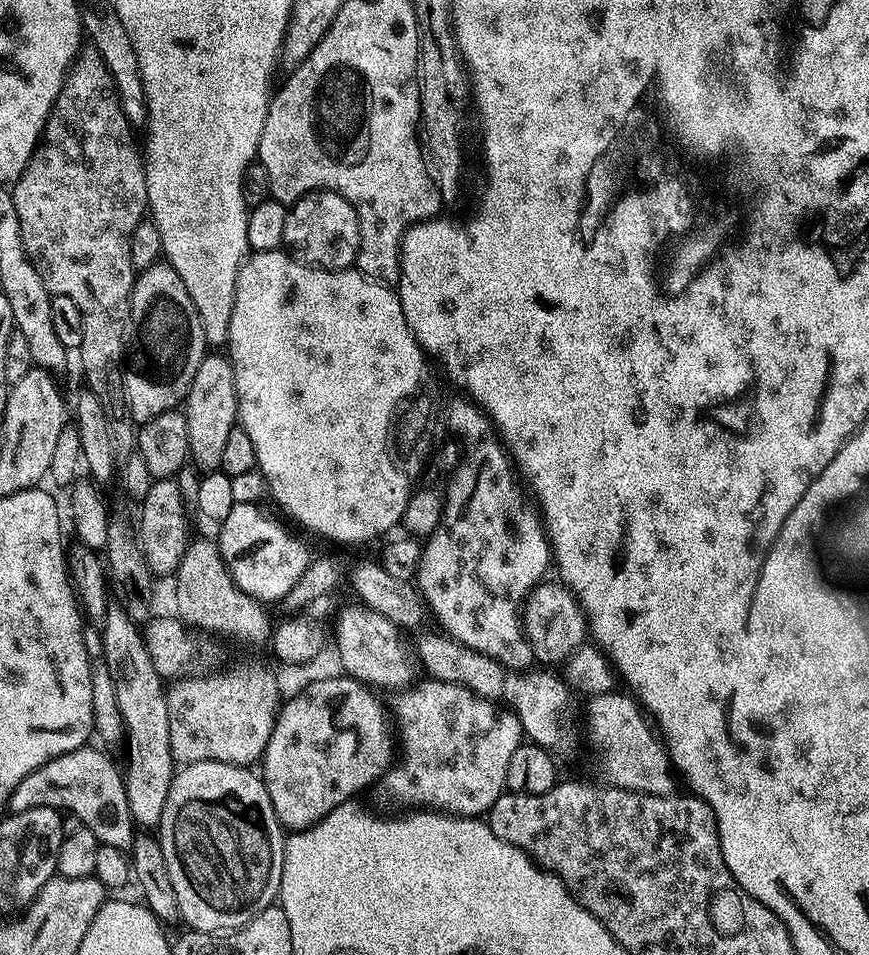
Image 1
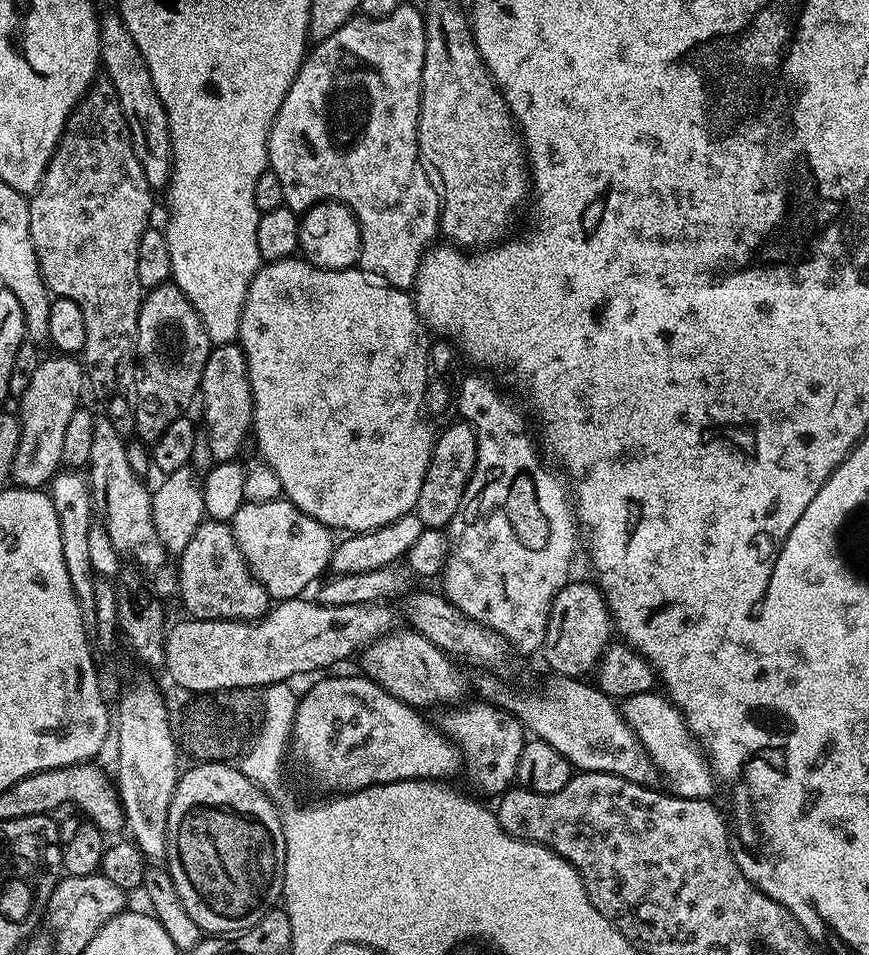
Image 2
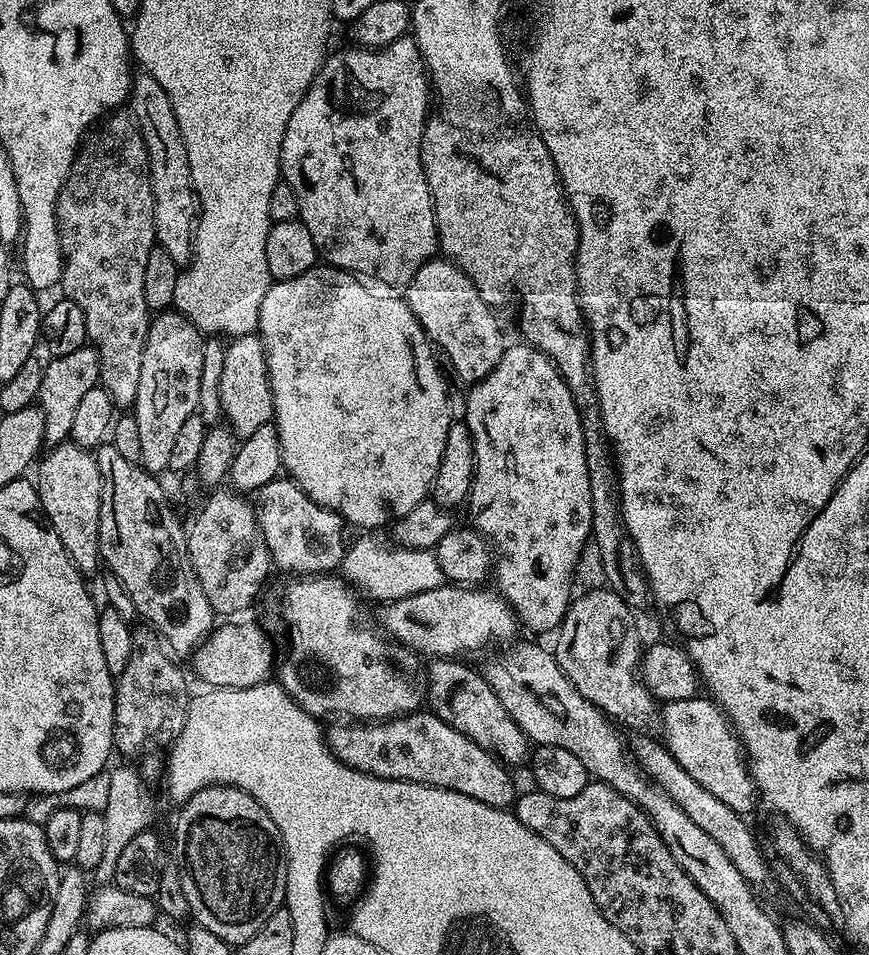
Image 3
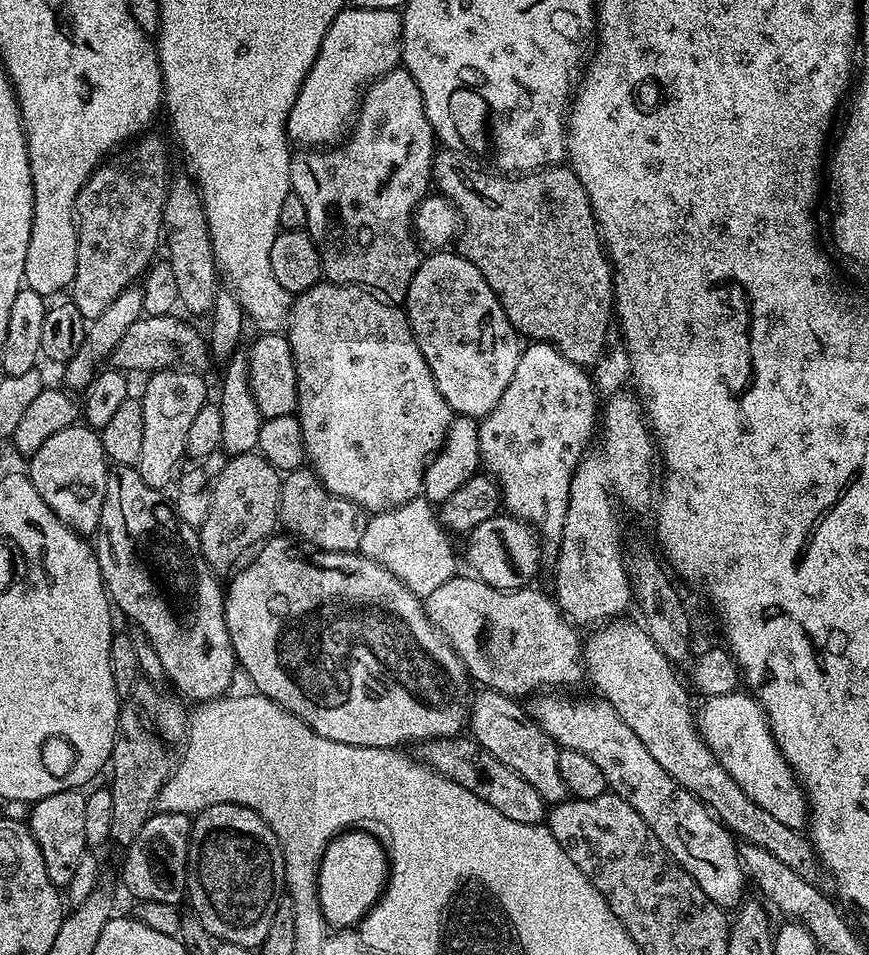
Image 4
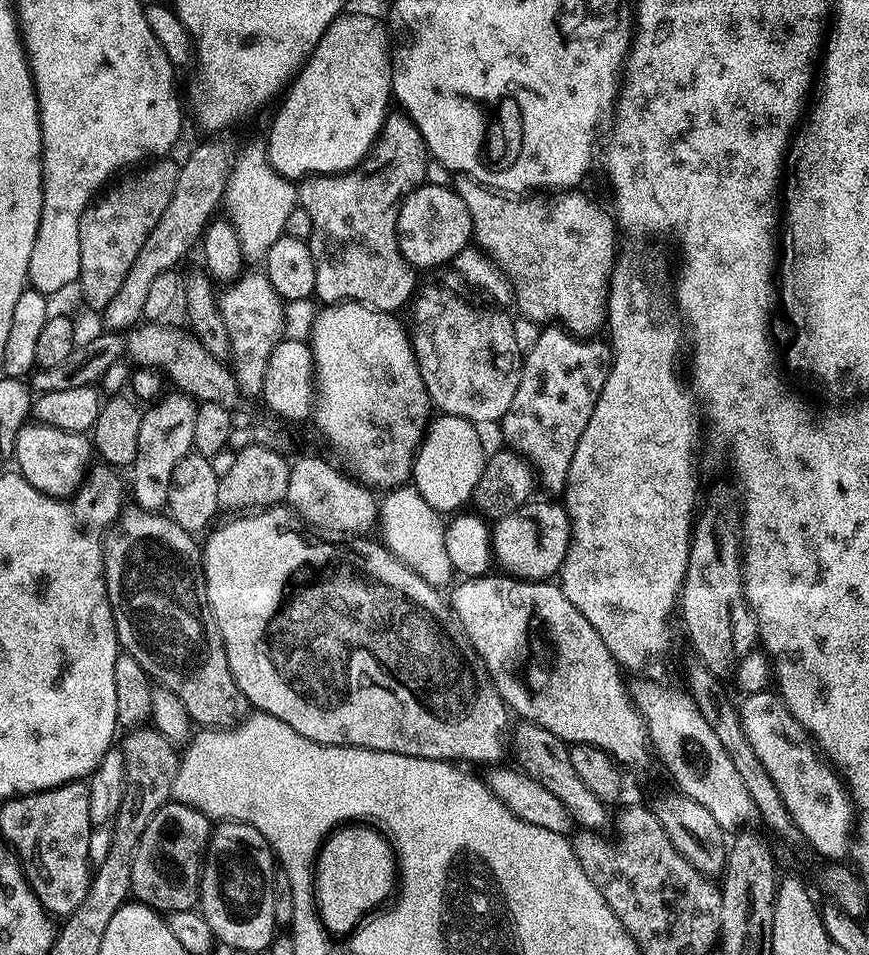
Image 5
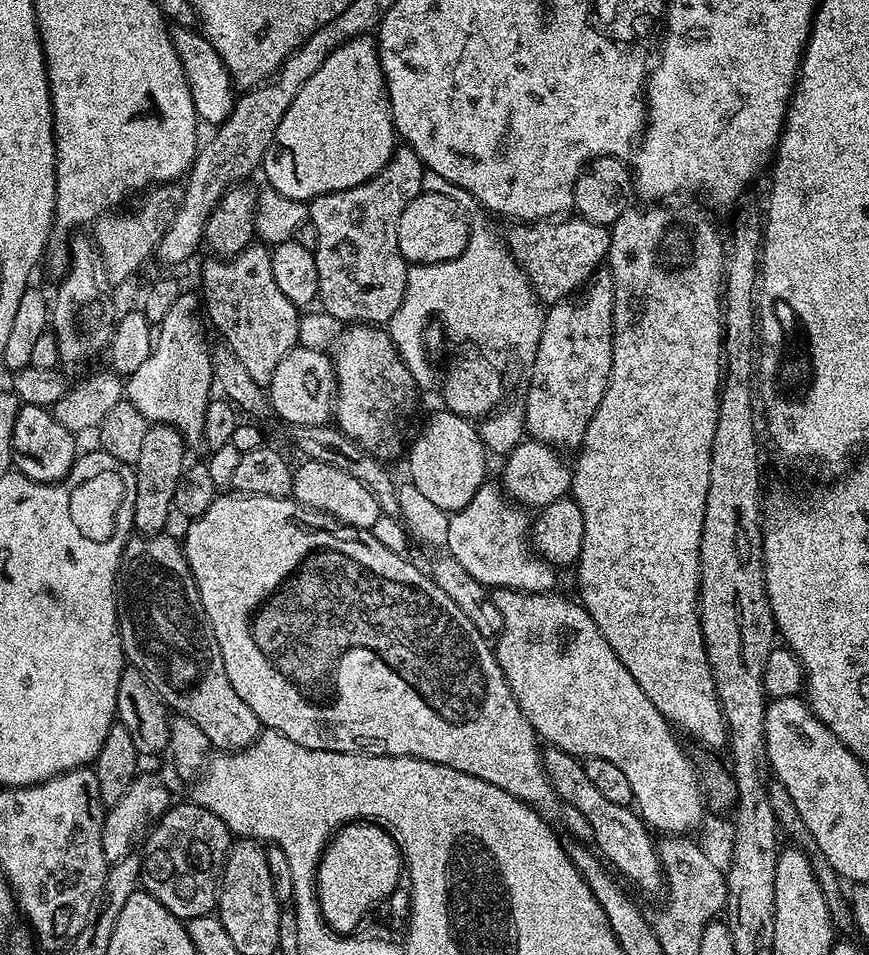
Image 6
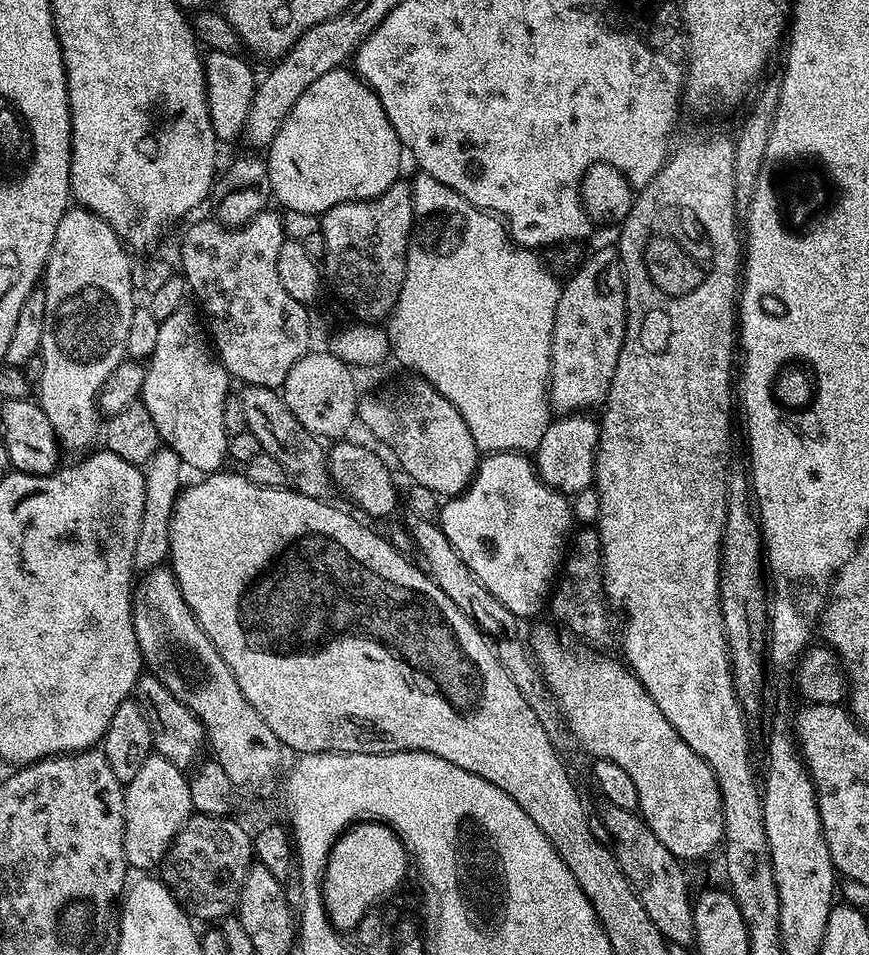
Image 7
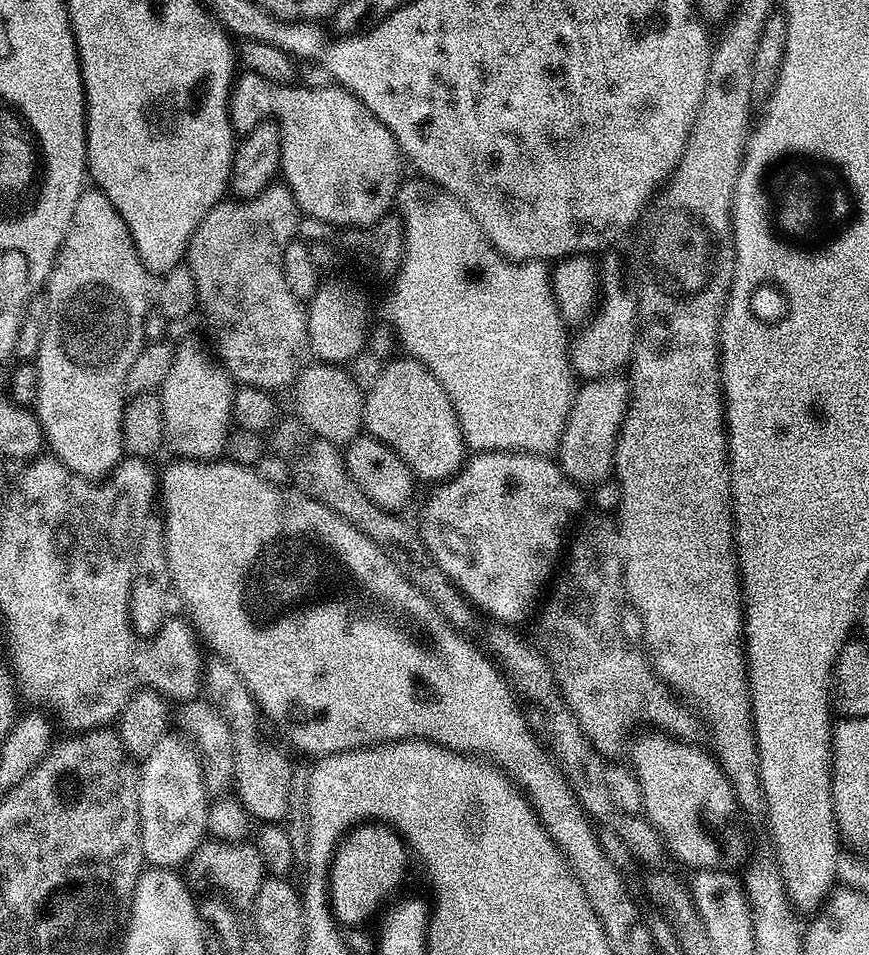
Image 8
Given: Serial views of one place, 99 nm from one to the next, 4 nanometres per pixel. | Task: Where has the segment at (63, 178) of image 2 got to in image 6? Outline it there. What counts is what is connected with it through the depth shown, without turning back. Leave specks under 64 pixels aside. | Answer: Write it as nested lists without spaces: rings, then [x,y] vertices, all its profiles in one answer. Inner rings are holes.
[[[179,183],[158,184],[139,197],[140,205],[133,212],[121,211],[96,217],[90,228],[90,239],[106,280],[108,275],[110,283],[120,284],[130,279],[148,259],[153,259],[157,246],[162,242],[162,234],[166,234],[166,226],[170,226],[183,197],[184,190]]]

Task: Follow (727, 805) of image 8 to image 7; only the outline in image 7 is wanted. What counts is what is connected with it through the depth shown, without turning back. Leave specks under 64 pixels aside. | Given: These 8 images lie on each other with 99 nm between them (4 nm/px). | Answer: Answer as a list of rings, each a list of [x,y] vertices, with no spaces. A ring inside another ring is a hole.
[[[549,624],[538,625],[532,636],[530,632],[530,651],[540,667],[546,691],[554,701],[570,736],[592,758],[614,762],[622,766],[626,774],[630,774],[638,789],[639,815],[648,823],[648,829],[658,838],[658,842],[662,842],[662,846],[666,846],[666,850],[670,850],[670,854],[674,854],[677,860],[700,860],[703,856],[710,855],[715,848],[717,851],[724,838],[722,794],[710,766],[706,766],[706,762],[702,762],[702,758],[698,758],[698,754],[694,754],[694,750],[690,750],[686,742],[682,742],[678,730],[674,730],[674,726],[666,722],[666,714],[662,714],[662,710],[654,706],[654,698],[650,698],[642,682],[638,682],[636,675],[619,659],[611,660],[592,646],[575,648],[574,645],[567,644],[555,632],[557,629]]]

